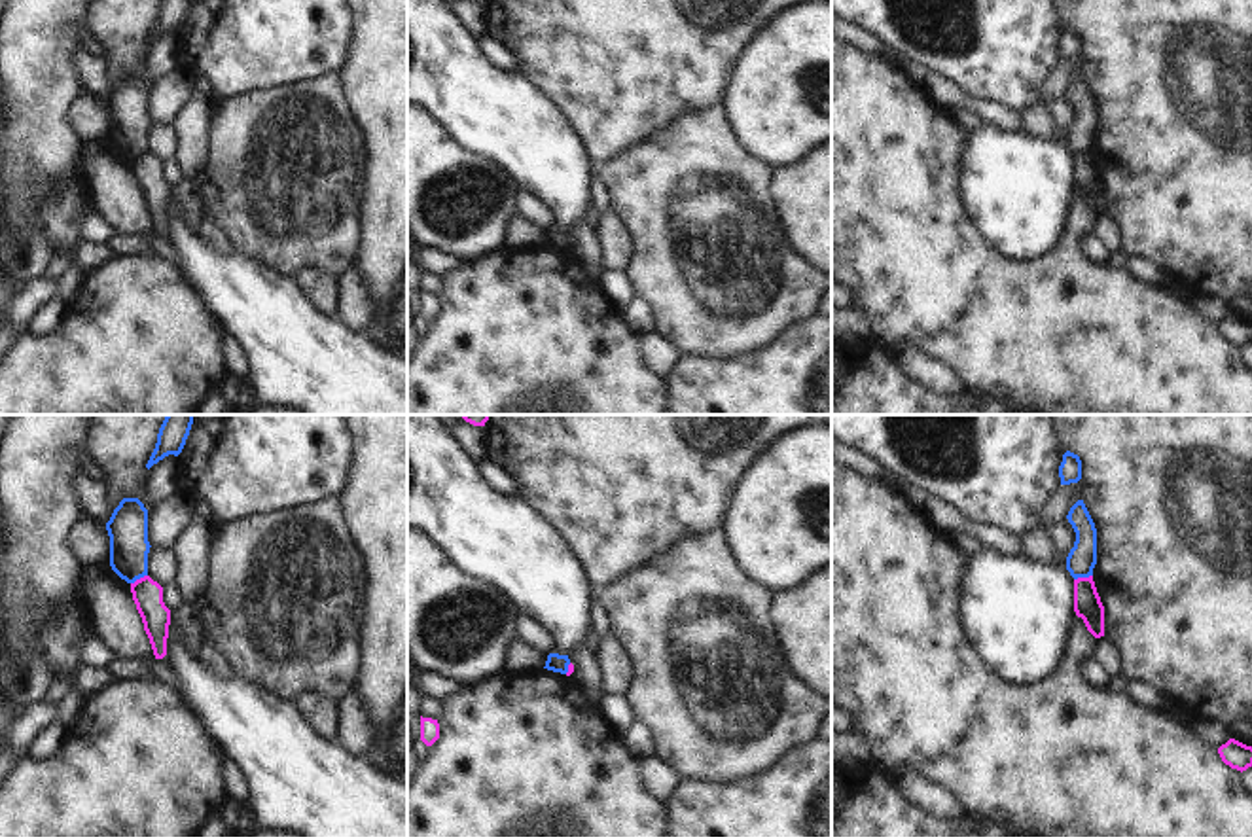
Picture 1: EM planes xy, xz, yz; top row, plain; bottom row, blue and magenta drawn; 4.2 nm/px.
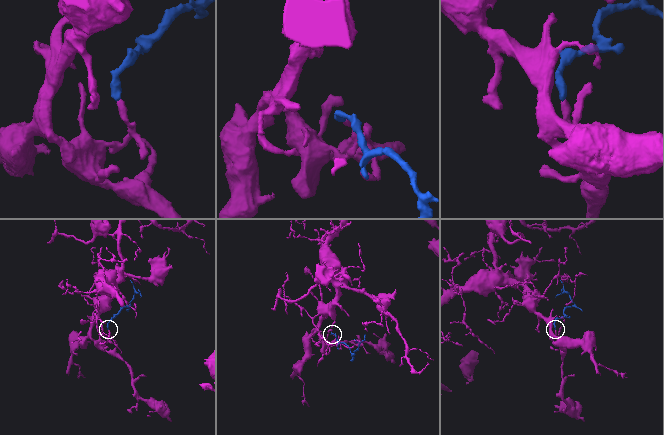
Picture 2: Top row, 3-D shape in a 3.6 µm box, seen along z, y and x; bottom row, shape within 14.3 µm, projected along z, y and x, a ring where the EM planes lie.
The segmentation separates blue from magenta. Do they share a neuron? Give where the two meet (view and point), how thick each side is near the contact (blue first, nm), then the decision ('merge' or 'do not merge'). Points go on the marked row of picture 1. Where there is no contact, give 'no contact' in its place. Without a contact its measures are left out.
contact yz (1082, 576); calibres 120 and 120 nm; do not merge

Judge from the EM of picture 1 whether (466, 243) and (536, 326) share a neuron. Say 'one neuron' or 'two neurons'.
two neurons

